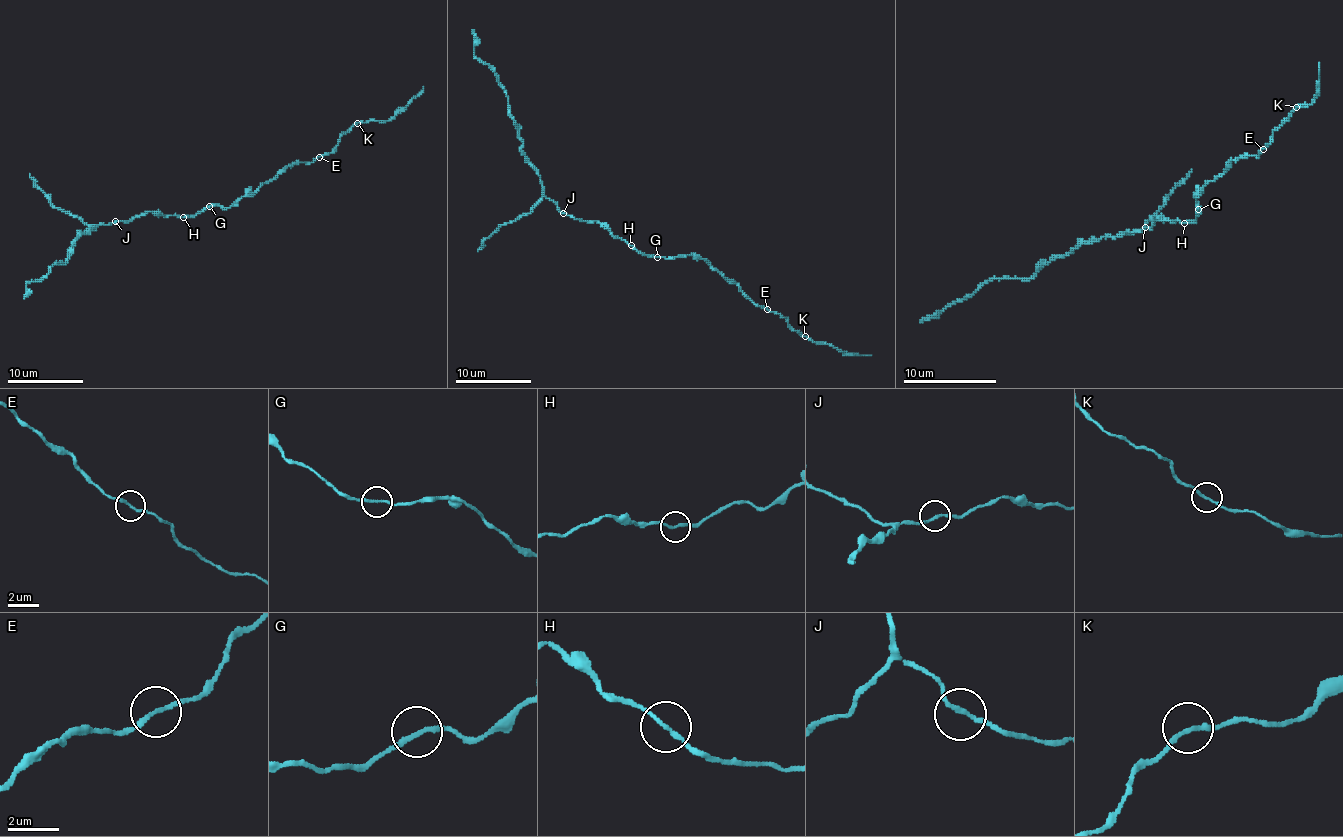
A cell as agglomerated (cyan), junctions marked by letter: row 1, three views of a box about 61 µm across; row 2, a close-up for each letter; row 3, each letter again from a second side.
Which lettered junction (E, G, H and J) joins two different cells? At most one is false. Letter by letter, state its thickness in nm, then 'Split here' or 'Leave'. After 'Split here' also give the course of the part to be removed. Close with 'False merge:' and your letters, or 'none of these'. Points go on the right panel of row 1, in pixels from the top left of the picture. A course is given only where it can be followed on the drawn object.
E: Thickness 170 nm. Leave
G: Thickness 180 nm. Leave
H: Thickness 160 nm. Leave
J: Thickness 160 nm. Leave
False merge: none of these

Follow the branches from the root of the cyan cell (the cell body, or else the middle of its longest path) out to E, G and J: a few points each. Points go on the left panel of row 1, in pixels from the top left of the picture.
E: (183, 217), (192, 217), (211, 206), (230, 208), (243, 196), (251, 196), (289, 166), (313, 162), (319, 157)
G: (183, 217), (192, 217), (209, 206)
J: (183, 217), (154, 215), (149, 211), (128, 221), (115, 221)

